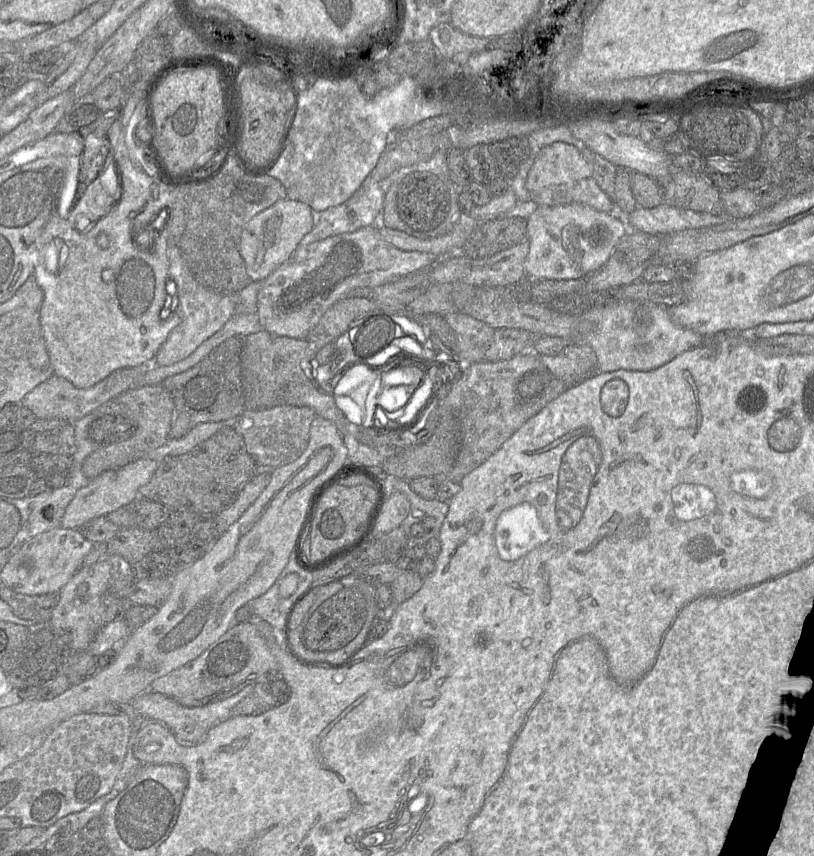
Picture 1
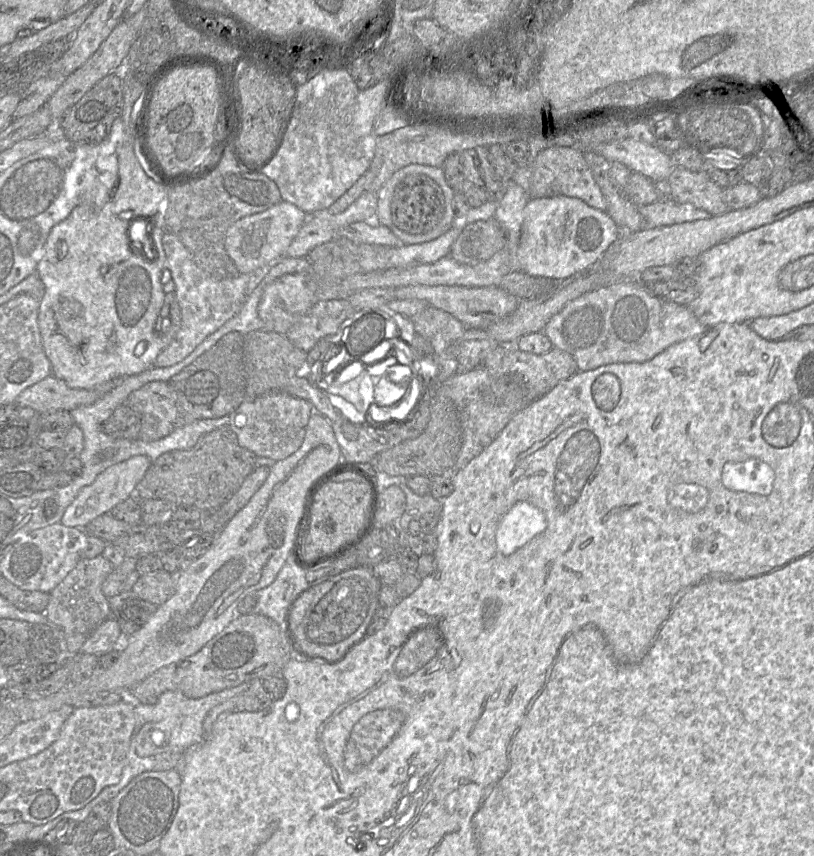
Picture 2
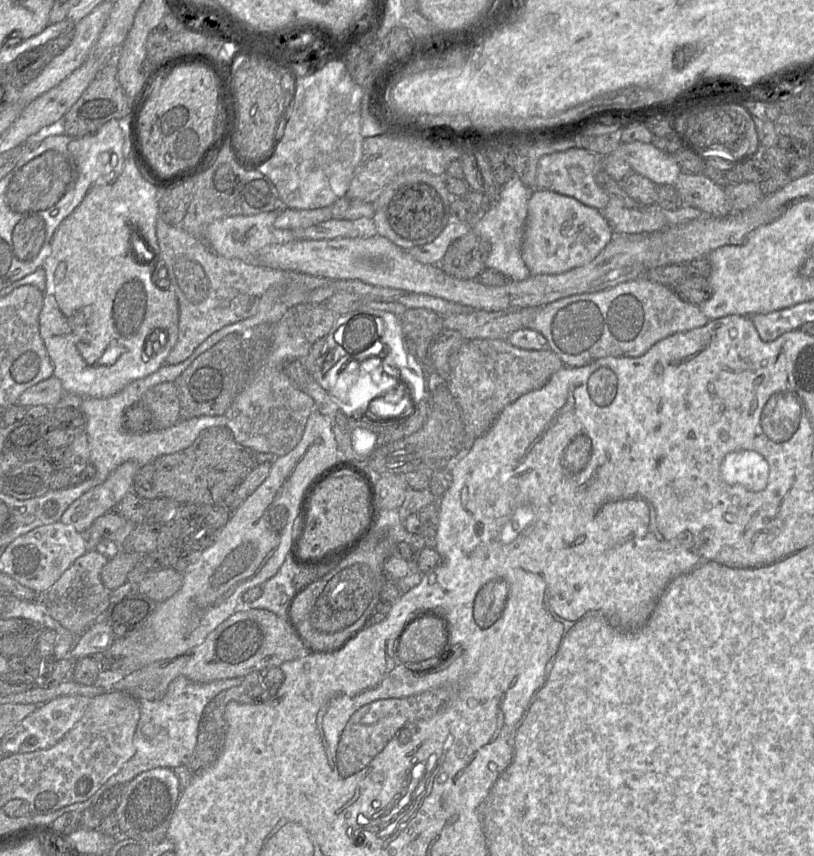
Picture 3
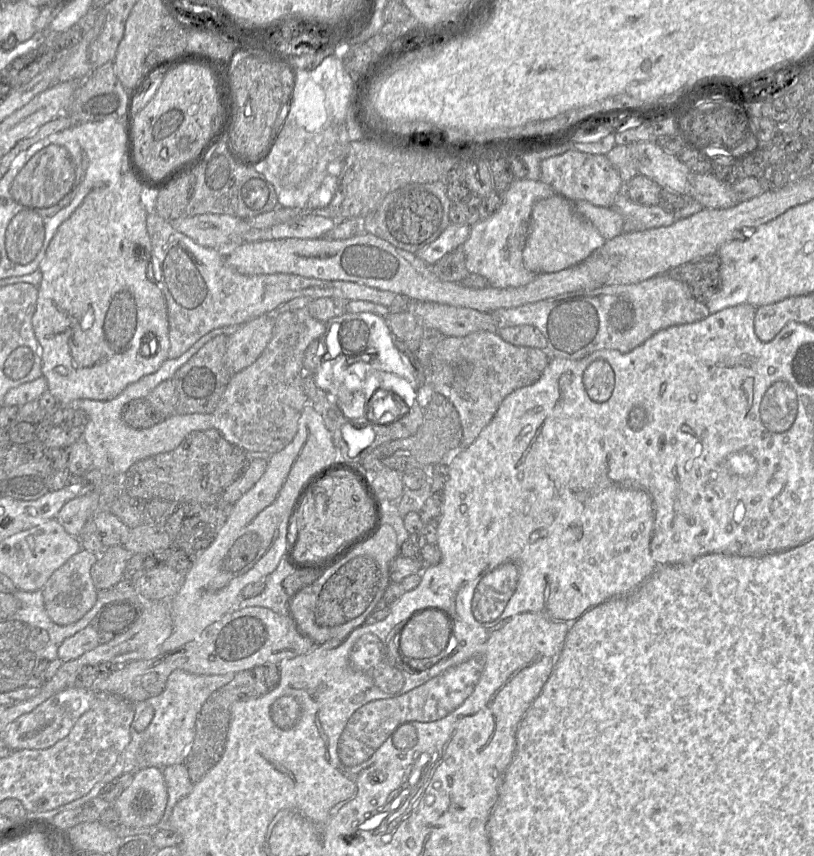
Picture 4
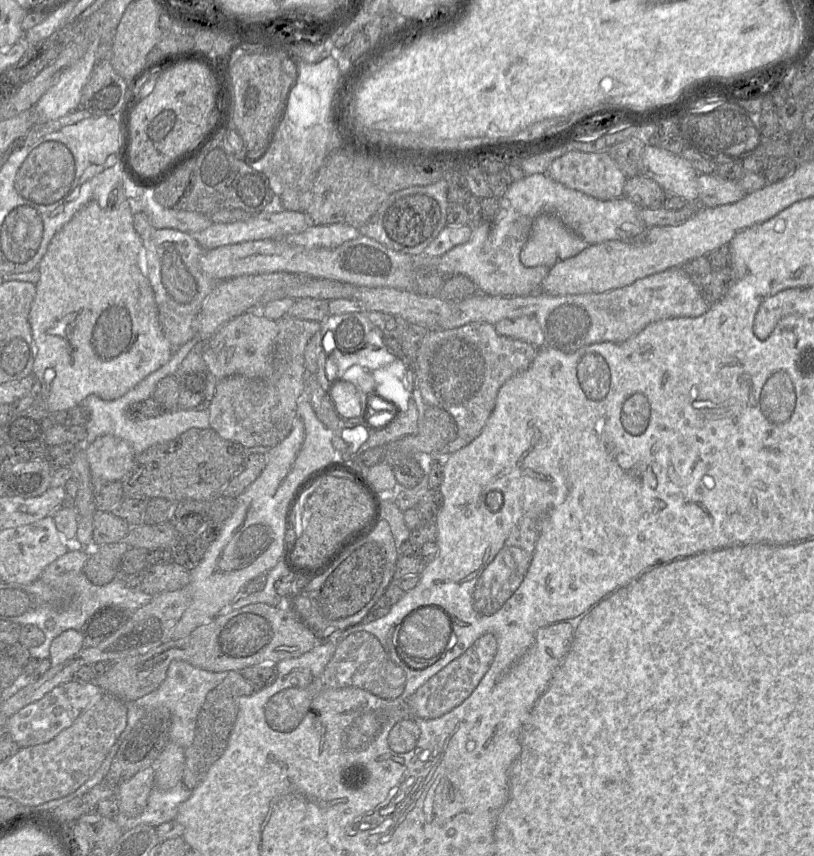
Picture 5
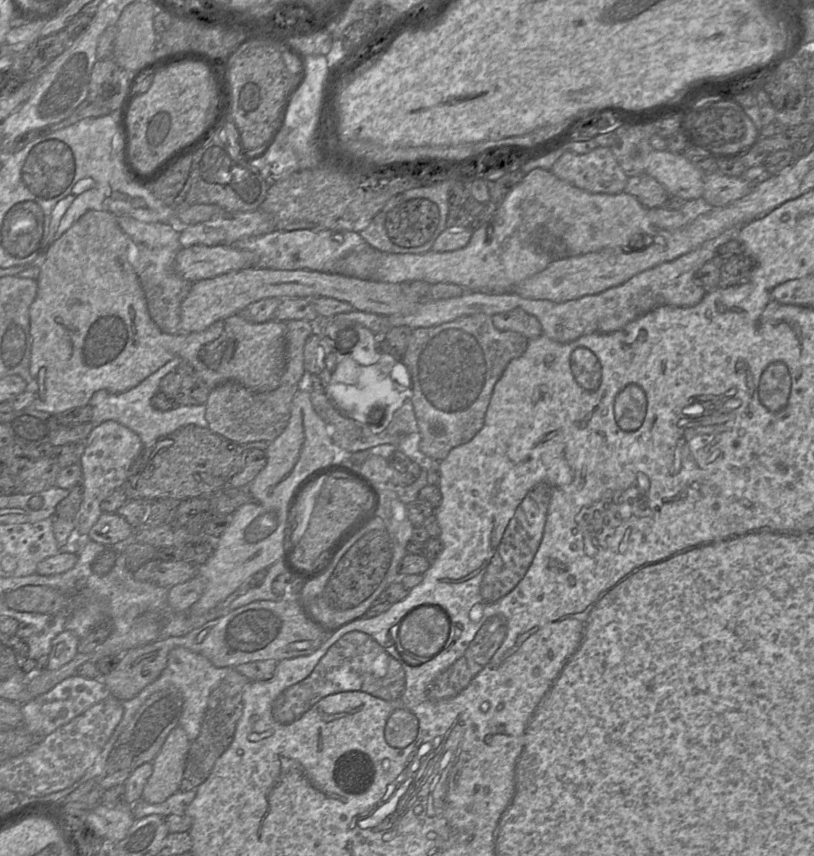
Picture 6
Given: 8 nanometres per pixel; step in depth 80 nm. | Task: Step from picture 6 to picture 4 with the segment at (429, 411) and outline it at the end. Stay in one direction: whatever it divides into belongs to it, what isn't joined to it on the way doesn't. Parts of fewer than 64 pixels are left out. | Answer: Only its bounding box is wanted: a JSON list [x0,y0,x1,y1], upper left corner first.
[430,331,551,449]

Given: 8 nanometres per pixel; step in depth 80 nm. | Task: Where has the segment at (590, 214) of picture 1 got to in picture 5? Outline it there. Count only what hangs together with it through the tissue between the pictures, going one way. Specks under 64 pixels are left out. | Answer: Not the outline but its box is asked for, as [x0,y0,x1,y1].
[520,214,588,268]

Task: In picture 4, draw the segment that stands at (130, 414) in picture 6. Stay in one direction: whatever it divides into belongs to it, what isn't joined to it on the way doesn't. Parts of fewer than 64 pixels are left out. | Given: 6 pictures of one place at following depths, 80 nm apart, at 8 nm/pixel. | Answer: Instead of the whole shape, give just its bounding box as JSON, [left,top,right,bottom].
[61,326,239,478]

